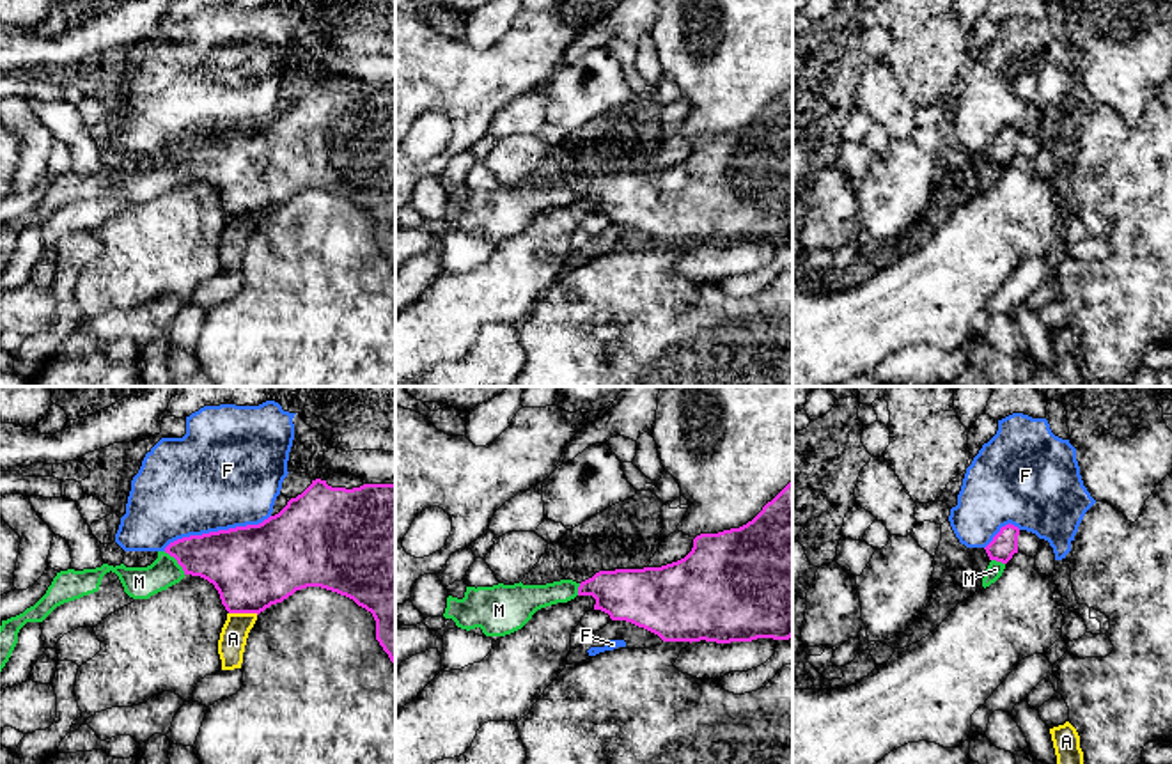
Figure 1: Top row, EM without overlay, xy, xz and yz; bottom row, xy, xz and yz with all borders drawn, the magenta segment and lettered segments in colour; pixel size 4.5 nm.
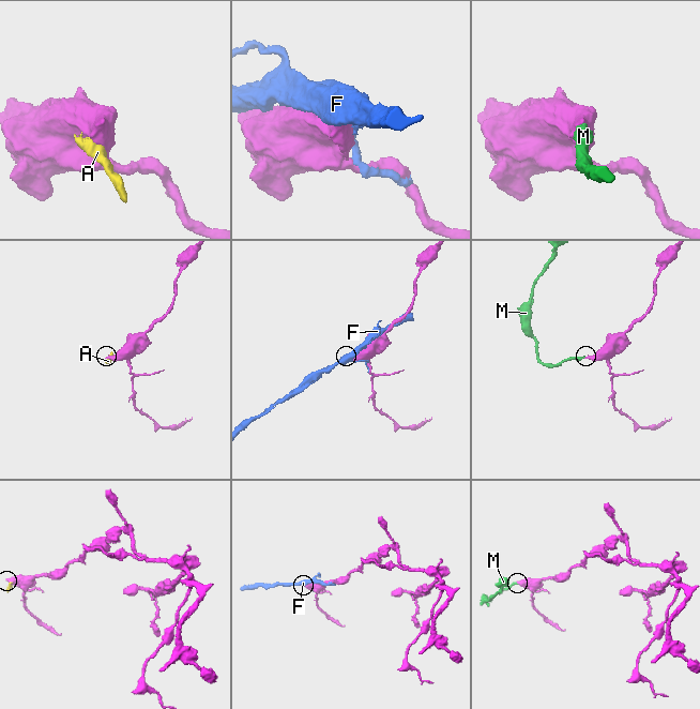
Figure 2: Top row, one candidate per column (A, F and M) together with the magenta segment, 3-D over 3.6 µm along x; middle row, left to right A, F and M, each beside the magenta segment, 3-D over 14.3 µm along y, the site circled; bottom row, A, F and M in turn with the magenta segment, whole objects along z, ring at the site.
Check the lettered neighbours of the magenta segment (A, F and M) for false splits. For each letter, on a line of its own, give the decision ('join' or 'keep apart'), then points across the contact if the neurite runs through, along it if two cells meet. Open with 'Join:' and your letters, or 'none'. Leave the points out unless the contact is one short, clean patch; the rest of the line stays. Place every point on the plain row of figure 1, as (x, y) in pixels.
Join: M
A: keep apart; border xy (229, 215), (257, 217)
F: keep apart
M: join; way xy (231, 162), (176, 162), (158, 179), (139, 185)

